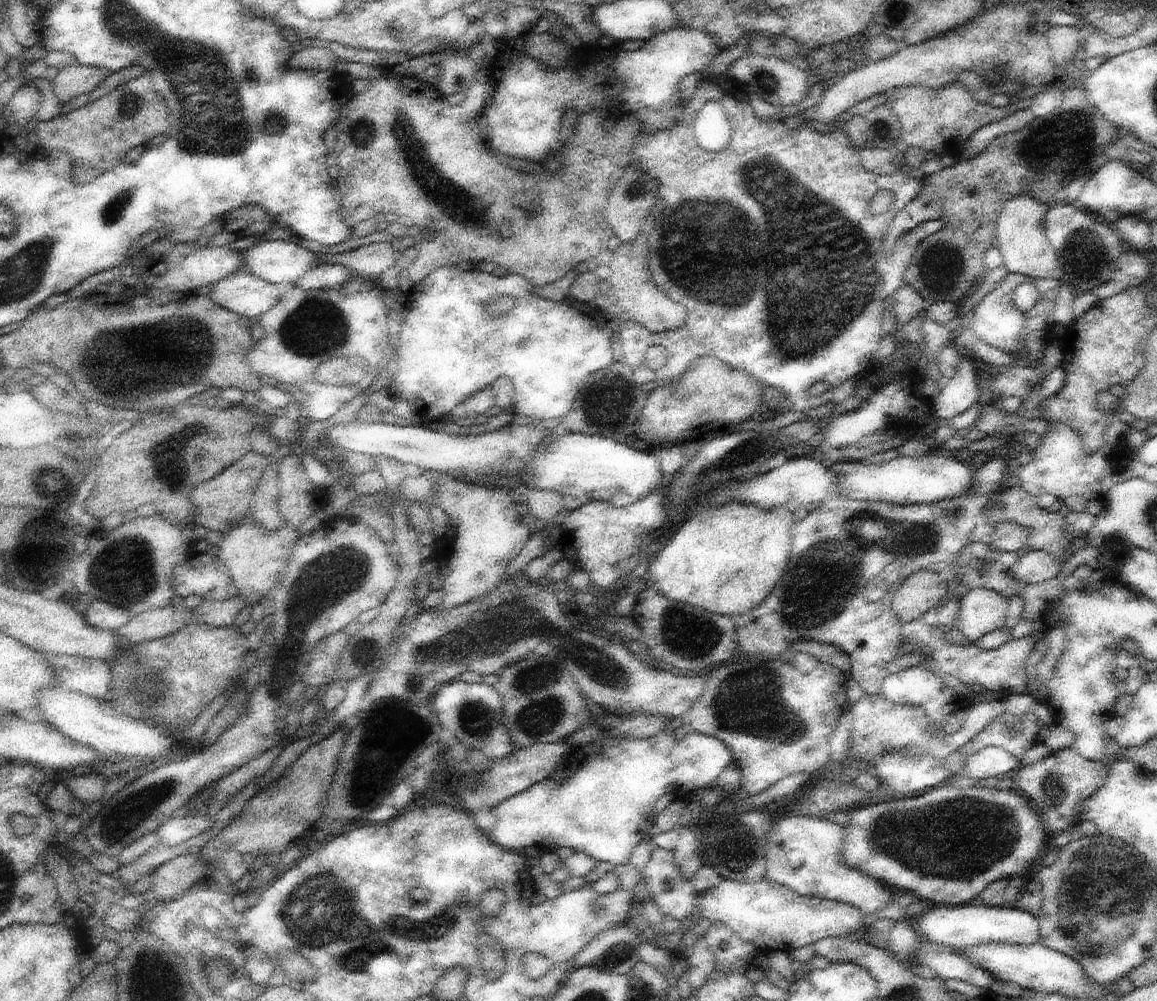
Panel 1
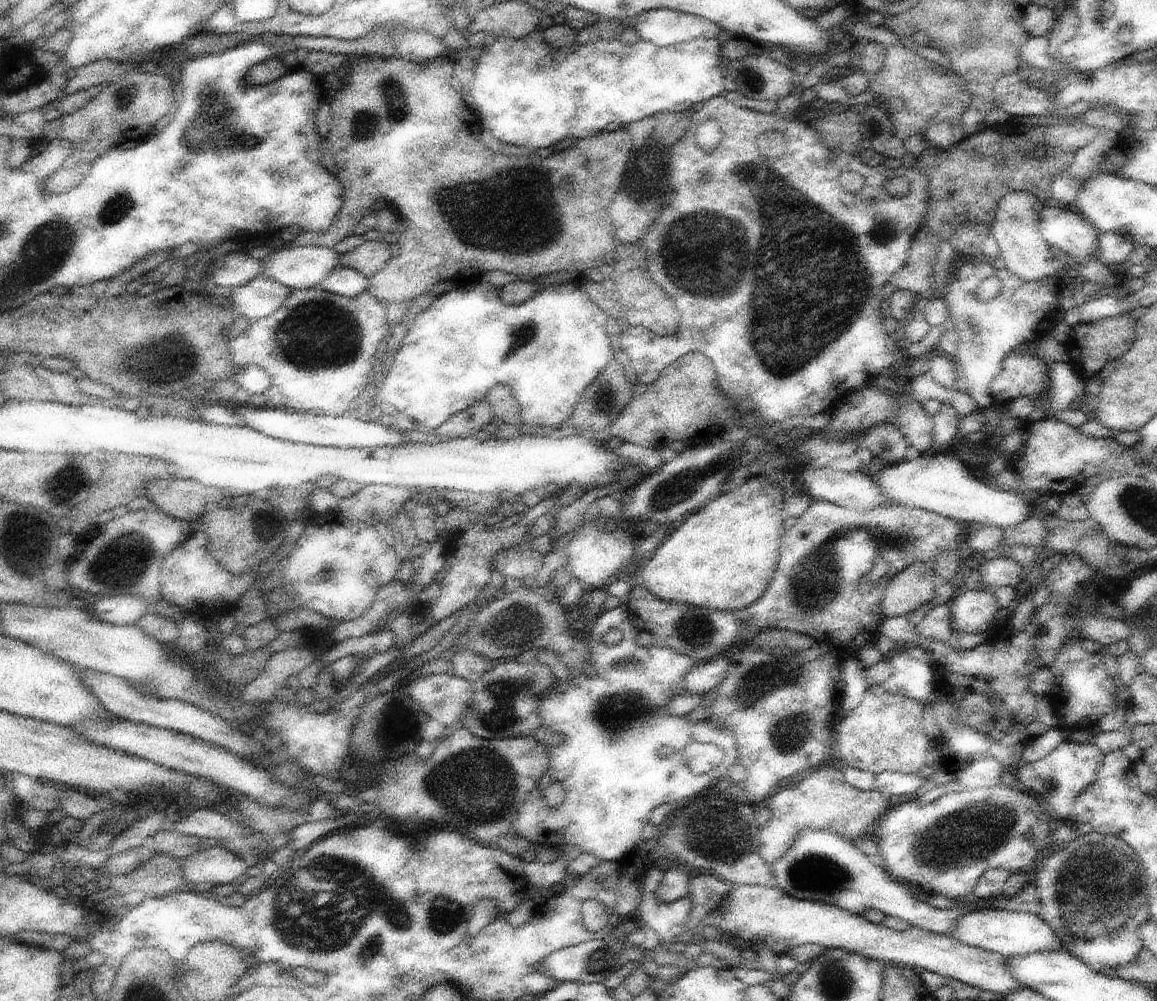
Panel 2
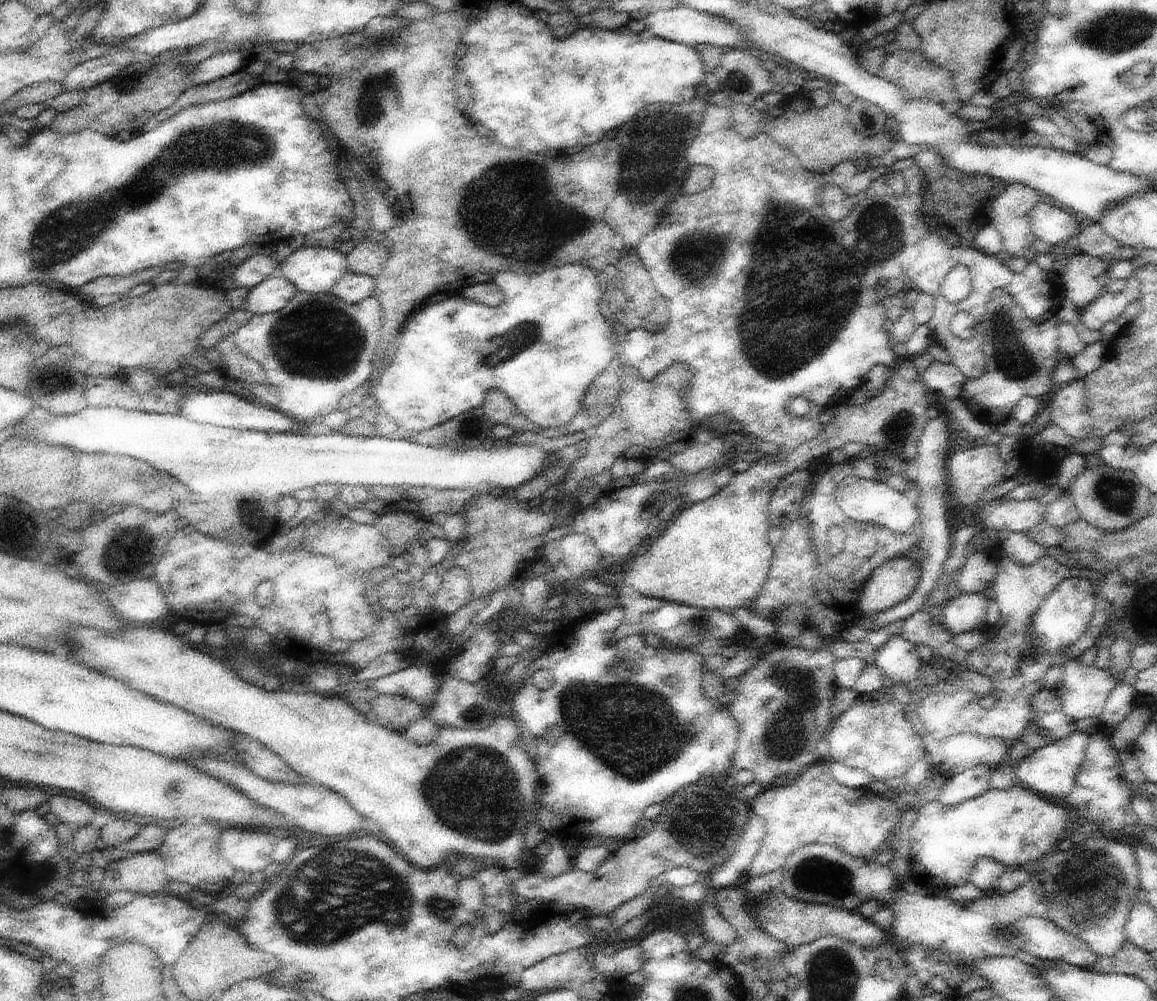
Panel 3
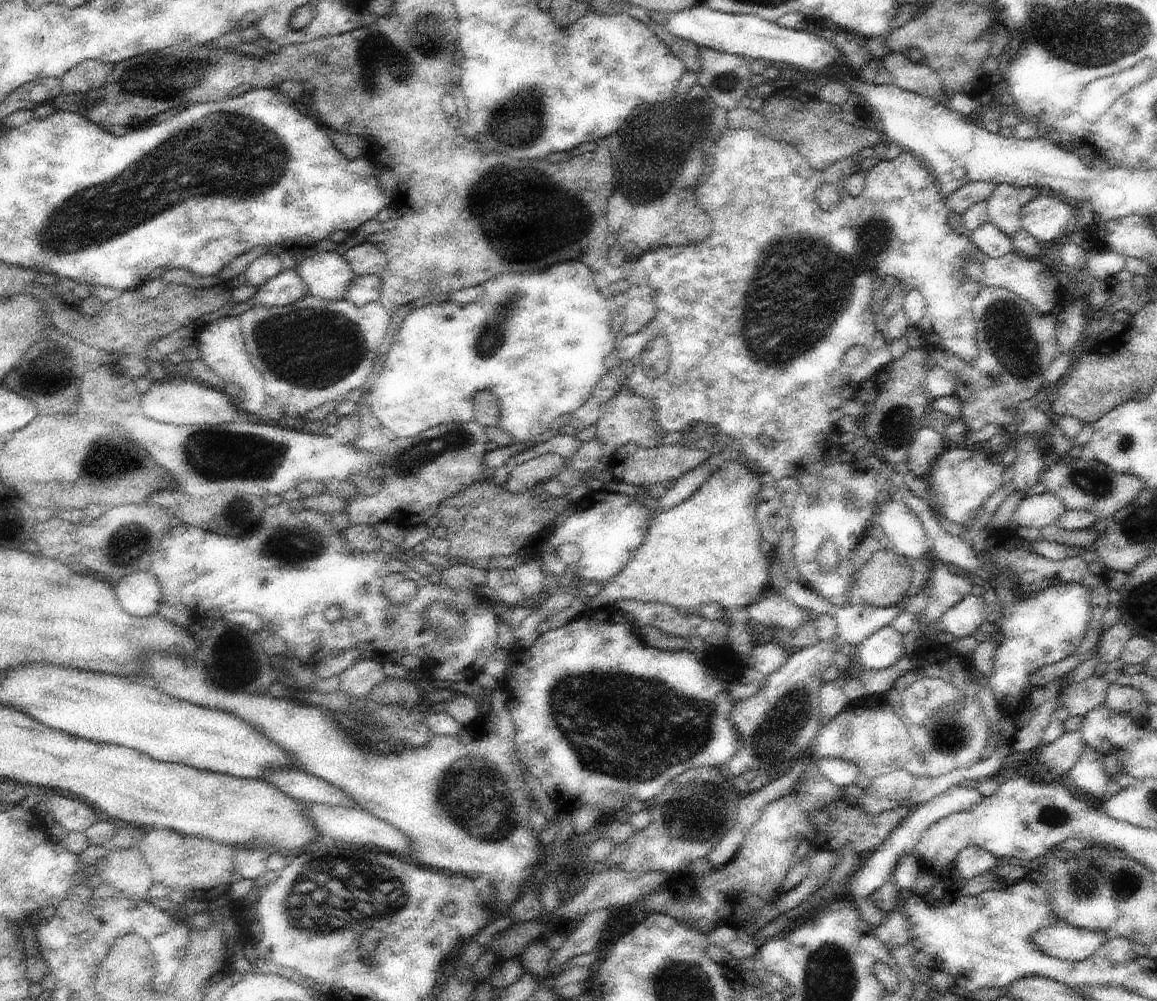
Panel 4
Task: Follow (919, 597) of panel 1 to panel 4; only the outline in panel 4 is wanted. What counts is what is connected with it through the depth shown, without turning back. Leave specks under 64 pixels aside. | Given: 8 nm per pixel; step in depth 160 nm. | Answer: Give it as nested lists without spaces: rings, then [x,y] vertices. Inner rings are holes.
[[[892,549],[875,552],[858,570],[858,600],[874,606],[894,606],[904,601],[913,577],[906,559]]]

